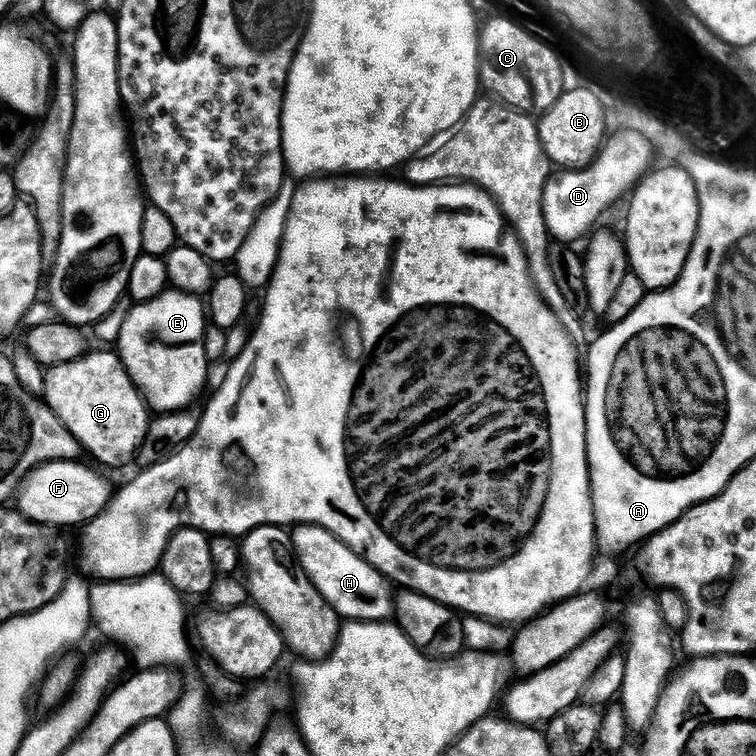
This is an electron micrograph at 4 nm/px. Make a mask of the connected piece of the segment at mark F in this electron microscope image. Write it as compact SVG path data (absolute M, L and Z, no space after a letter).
M57 460L54 464L35 468L18 489L18 511L35 524L53 526L84 526L98 514L102 514L114 495L113 489L108 489L107 482L95 472L95 467L87 468L80 463Z

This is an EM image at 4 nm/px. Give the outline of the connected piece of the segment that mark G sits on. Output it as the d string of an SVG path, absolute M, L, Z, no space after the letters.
M115 351L96 352L93 356L85 354L74 362L47 369L43 399L52 413L66 426L66 430L70 430L81 449L85 453L88 451L97 460L97 465L105 464L108 468L120 468L131 460L133 463L148 437L150 409Z

